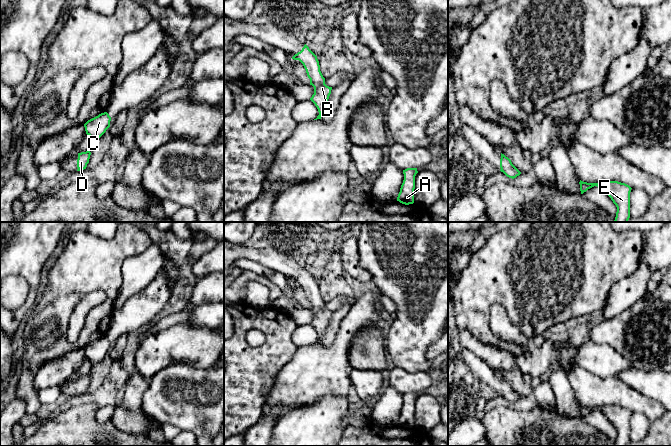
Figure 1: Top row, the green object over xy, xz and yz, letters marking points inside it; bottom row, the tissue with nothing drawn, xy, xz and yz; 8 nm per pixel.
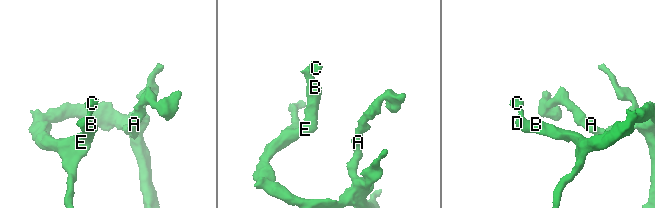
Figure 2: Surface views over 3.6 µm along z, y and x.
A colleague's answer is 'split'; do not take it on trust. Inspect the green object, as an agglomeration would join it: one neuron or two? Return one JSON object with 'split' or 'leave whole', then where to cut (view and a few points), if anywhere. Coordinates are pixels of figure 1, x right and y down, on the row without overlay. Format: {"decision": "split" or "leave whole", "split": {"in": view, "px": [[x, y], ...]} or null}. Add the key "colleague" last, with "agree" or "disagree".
{"decision": "leave whole", "split": null, "colleague": "disagree"}

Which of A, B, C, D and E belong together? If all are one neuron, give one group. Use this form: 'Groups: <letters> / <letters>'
Groups: A B C D E

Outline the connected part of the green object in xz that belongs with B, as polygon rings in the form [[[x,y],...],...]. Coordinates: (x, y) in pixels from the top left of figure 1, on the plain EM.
[[[306,268],[300,276],[292,281],[292,283],[299,284],[306,294],[307,300],[310,303],[310,309],[314,311],[314,318],[310,324],[315,328],[319,336],[319,339],[314,344],[321,343],[321,337],[328,327],[332,311],[325,308],[325,302],[320,295],[317,280]]]

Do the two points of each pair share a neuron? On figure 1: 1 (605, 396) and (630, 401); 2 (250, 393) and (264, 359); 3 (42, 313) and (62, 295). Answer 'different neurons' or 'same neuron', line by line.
1: same neuron
2: same neuron
3: same neuron

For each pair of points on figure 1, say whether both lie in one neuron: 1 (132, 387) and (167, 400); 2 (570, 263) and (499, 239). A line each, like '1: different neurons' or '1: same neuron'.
1: different neurons
2: same neuron

